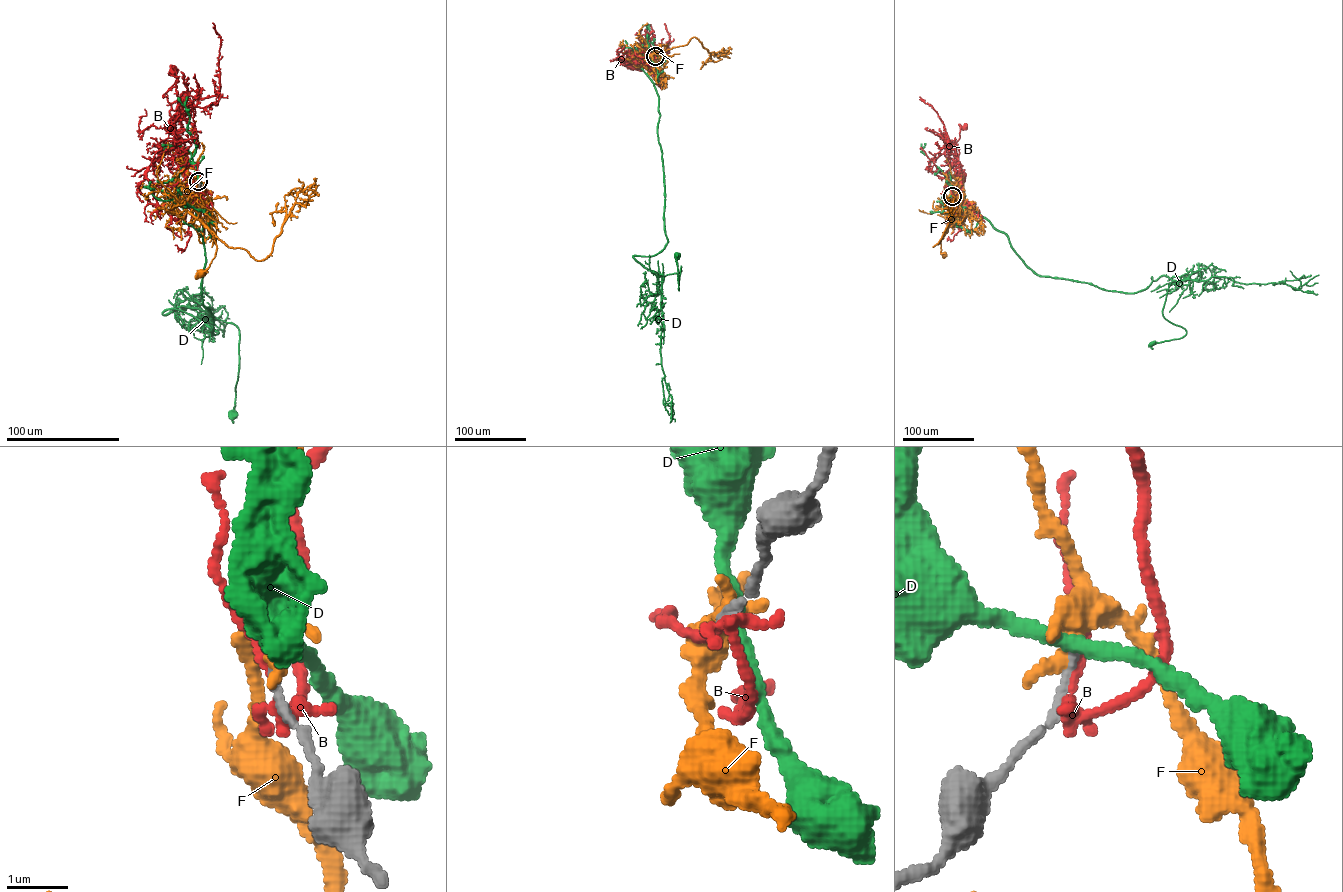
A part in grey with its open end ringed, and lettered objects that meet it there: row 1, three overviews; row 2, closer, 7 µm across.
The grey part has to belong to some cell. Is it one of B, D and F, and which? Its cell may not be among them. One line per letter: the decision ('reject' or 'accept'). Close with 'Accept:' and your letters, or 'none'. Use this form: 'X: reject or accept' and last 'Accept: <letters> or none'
B: reject
D: reject
F: reject
Accept: none

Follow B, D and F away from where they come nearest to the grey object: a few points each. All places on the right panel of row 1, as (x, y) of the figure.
B: (952, 197), (950, 187), (961, 182), (959, 164), (944, 152), (960, 137), (959, 125), (964, 128)
D: (952, 197), (952, 185), (1040, 276), (1131, 293), (1152, 277), (1171, 278), (1162, 314), (1186, 333), (1152, 343)
F: (952, 197), (958, 201), (940, 240), (944, 254)

